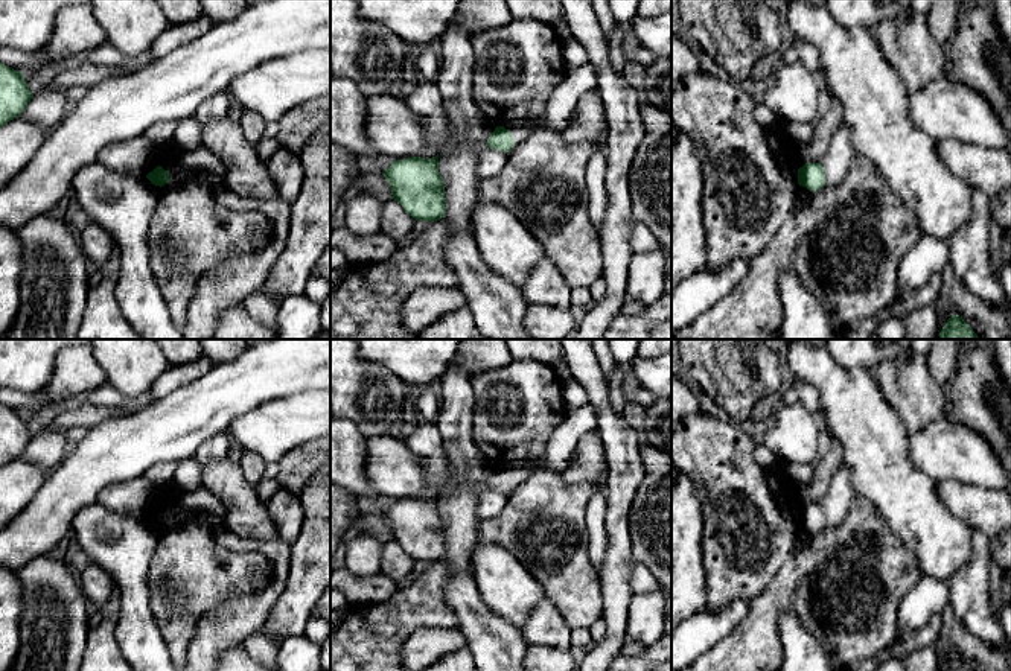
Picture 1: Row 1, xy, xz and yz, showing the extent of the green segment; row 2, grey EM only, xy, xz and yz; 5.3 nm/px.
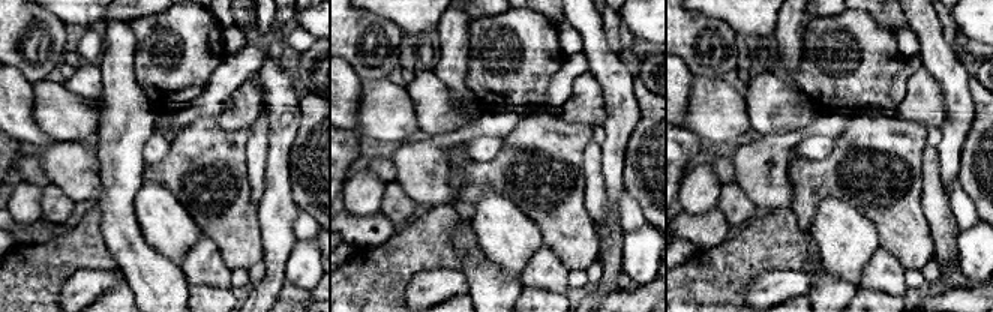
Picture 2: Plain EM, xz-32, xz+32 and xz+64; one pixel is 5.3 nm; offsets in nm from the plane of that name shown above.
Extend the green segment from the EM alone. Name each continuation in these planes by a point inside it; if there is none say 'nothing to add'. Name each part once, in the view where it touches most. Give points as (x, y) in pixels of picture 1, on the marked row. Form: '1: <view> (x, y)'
1: xz (577, 81)

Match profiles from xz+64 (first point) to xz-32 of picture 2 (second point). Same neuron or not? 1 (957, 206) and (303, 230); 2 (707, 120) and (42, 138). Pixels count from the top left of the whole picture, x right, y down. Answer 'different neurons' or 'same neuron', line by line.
1: same neuron
2: different neurons

